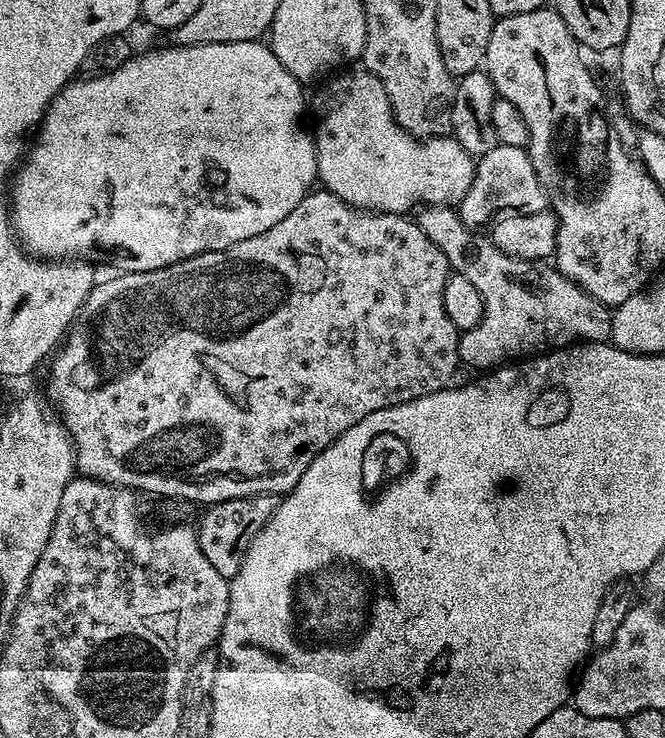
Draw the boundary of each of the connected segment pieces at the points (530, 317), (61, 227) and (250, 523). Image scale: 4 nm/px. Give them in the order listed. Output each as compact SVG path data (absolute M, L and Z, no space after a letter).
M424 206L419 209L418 223L422 234L446 254L449 269L455 275L466 278L474 290L478 290L484 302L484 313L470 331L460 338L460 362L469 370L495 370L509 364L515 364L534 356L543 356L562 348L581 342L604 342L612 334L612 312L609 305L598 302L586 294L570 278L557 270L555 263L548 260L523 260L514 258L492 243L487 235L467 228L462 222L459 211L448 206Z
M251 40L250 42L230 42L229 44L182 44L179 46L171 46L172 48L164 48L161 52L148 52L145 56L140 54L133 55L122 66L110 68L101 71L100 76L92 76L89 80L73 79L59 94L54 97L52 104L48 107L48 113L38 125L38 131L35 133L34 139L31 141L30 147L26 152L26 159L23 161L22 167L11 177L12 184L12 200L10 199L10 215L12 218L12 229L16 231L17 238L20 243L32 253L42 260L58 260L65 258L88 258L88 255L97 248L100 252L109 252L112 260L117 264L117 269L124 272L149 272L150 270L162 270L171 264L182 262L186 258L194 258L203 252L217 252L218 250L226 250L230 246L234 246L238 242L242 242L246 238L254 238L254 234L262 234L266 230L270 230L270 226L278 226L278 222L282 222L282 218L286 218L286 214L290 214L290 210L294 210L294 206L298 206L298 202L302 202L302 198L313 191L314 185L317 183L316 175L316 141L304 129L304 108L306 112L306 100L304 104L304 92L302 84L296 80L293 74L282 66L278 58L273 54L271 47L267 43L260 40Z
M273 494L270 496L247 496L234 498L226 502L205 507L204 517L196 528L196 537L200 543L202 554L210 561L210 566L218 570L218 574L229 578L236 576L254 542L254 538L264 529L266 522L280 505L281 497Z

